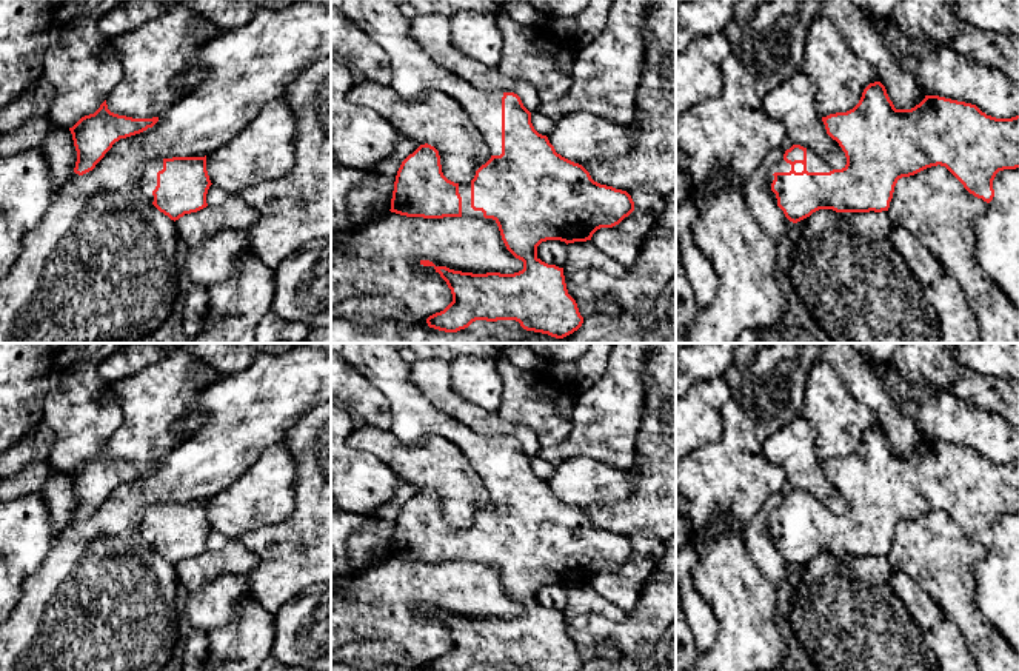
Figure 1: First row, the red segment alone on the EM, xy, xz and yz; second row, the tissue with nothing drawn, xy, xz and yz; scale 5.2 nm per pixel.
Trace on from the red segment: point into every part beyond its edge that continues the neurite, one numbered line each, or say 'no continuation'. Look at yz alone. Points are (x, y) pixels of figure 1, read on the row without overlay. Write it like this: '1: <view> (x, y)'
1: yz (815, 508)

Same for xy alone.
1: xy (148, 527)

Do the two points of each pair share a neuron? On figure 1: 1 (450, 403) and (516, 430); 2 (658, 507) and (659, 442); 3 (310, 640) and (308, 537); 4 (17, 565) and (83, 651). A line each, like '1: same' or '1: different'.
1: same
2: same
3: different
4: different

